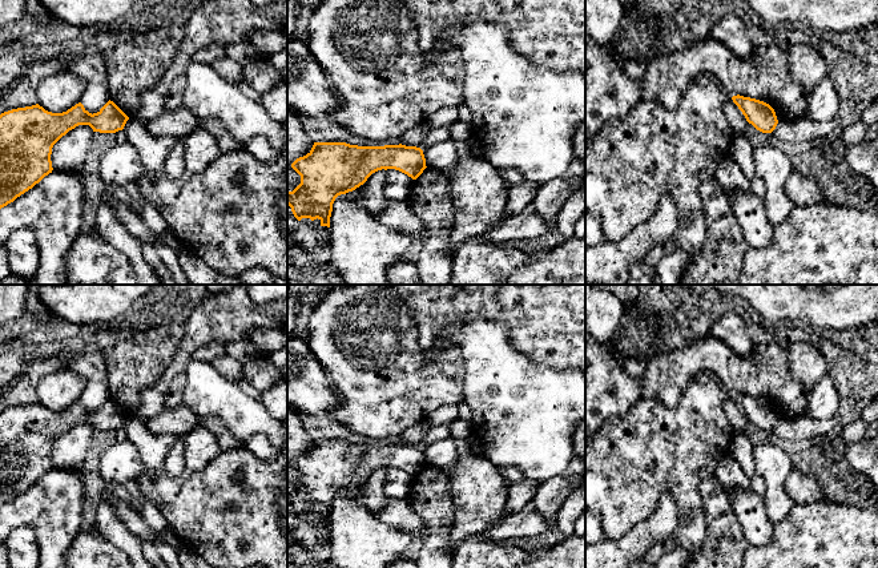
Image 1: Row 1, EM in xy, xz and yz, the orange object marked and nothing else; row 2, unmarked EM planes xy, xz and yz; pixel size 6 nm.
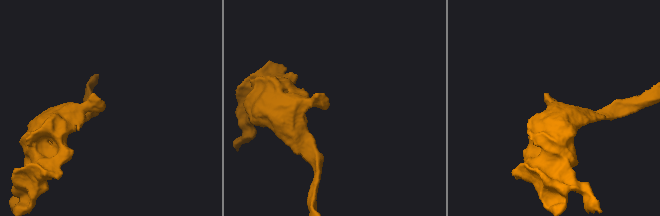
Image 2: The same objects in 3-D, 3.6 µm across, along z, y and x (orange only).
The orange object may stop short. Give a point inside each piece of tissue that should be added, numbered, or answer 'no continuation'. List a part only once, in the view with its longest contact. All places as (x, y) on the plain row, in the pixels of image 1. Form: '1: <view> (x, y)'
no continuation

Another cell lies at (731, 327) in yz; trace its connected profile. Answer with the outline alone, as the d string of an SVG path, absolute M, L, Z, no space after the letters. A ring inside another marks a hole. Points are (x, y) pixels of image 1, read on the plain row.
M728 310L709 329L709 334L724 341L741 358L749 358L753 341L748 335L745 321L733 310Z

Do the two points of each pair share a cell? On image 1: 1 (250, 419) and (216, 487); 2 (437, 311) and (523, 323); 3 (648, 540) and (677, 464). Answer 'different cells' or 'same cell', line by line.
1: different cells
2: same cell
3: different cells

